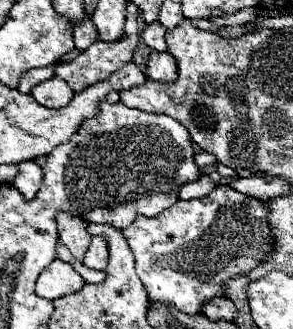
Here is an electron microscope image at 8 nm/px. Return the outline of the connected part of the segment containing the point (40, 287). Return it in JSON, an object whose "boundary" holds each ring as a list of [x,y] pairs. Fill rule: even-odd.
{"boundary":[[[54,259],[52,265],[48,265],[48,269],[44,269],[44,273],[38,277],[36,295],[54,301],[62,295],[76,293],[84,285],[86,281],[80,277],[80,273],[76,273],[70,263]]]}

